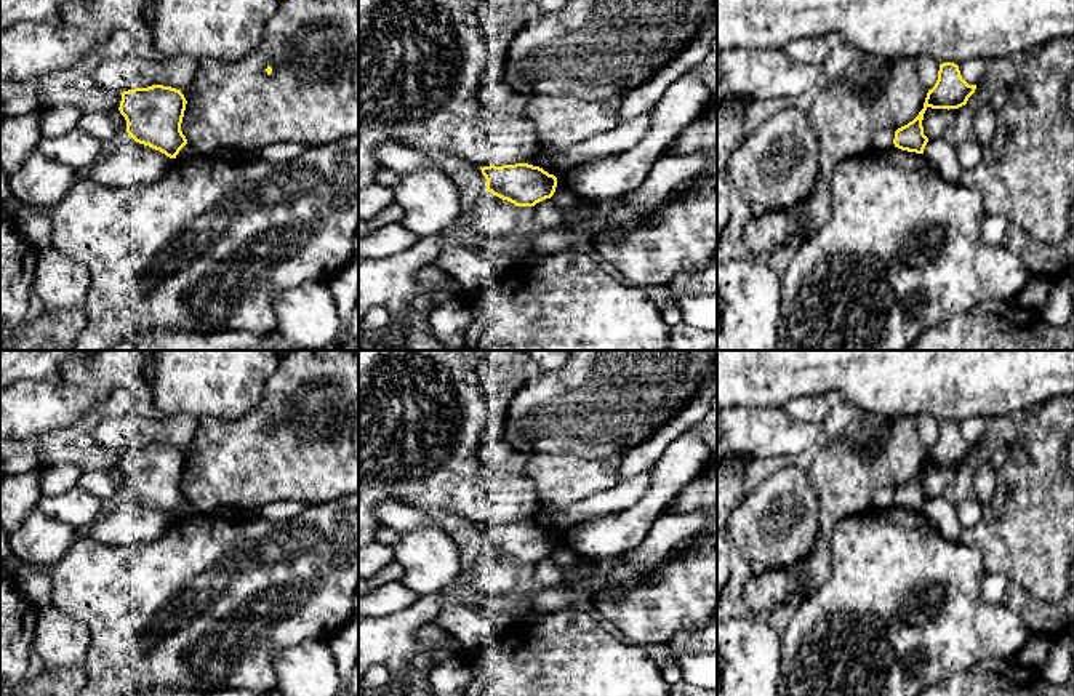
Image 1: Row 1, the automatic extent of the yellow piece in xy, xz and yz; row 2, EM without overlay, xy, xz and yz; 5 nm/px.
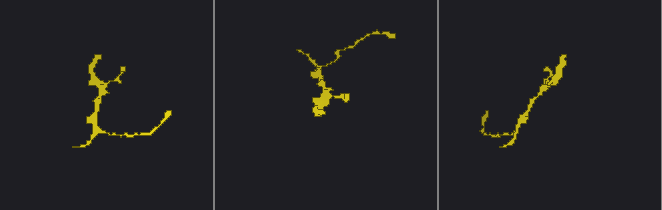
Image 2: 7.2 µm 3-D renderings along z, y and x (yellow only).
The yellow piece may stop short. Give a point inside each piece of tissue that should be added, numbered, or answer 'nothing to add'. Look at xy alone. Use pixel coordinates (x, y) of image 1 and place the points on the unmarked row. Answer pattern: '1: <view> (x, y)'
nothing to add

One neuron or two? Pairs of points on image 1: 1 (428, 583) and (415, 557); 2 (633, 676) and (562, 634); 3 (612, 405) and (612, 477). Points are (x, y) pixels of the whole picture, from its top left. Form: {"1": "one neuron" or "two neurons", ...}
{"1": "one neuron", "2": "one neuron", "3": "two neurons"}

